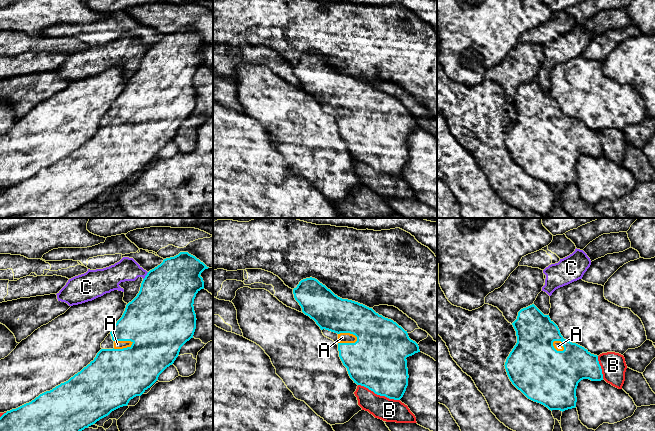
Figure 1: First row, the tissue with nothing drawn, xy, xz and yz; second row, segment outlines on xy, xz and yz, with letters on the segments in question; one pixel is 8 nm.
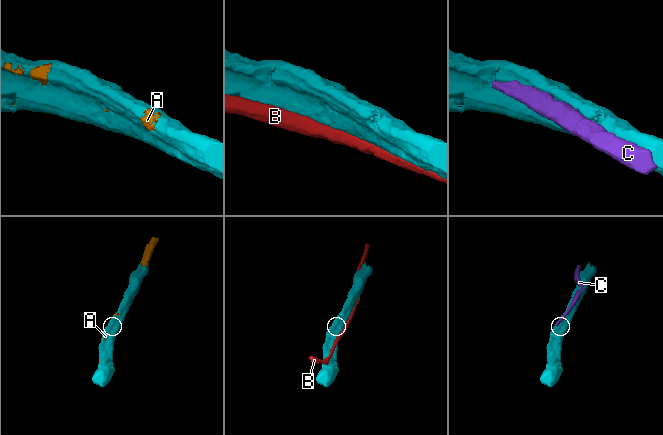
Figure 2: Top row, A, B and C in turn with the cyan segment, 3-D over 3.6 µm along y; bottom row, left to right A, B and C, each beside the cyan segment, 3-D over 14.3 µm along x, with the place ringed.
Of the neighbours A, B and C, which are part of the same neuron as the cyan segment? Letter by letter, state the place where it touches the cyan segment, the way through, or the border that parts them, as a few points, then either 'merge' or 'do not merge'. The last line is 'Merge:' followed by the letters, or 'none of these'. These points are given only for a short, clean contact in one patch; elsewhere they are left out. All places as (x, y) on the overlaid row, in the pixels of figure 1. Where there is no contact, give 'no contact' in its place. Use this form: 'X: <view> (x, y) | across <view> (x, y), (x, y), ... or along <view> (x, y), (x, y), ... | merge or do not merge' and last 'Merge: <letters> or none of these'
A: xz (348, 343) | merge
B: xz (379, 394) | do not merge
C: xy (145, 276) | do not merge
Merge: A

